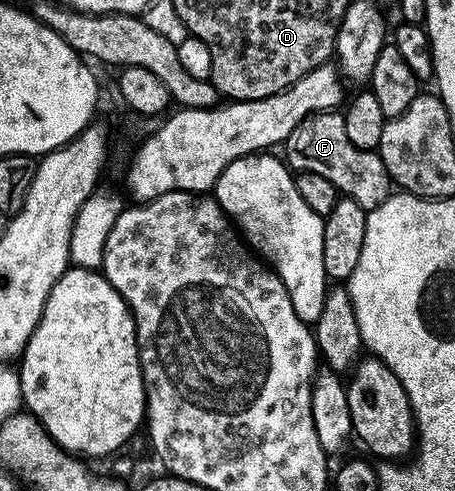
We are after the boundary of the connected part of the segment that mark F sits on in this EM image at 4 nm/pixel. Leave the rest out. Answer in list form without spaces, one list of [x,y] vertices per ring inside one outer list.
[[[337,109],[310,114],[294,129],[284,143],[284,161],[291,171],[316,172],[338,190],[339,195],[356,200],[367,212],[375,210],[392,193],[392,183],[384,160],[373,150],[361,150],[348,140],[344,120]]]

